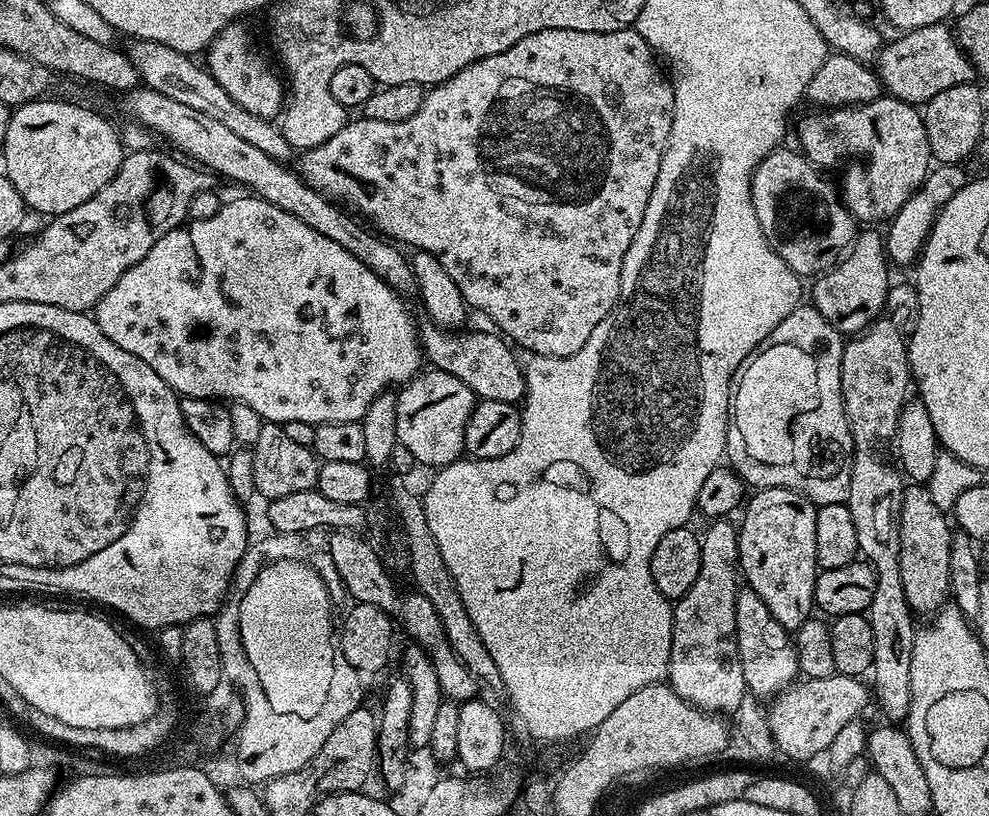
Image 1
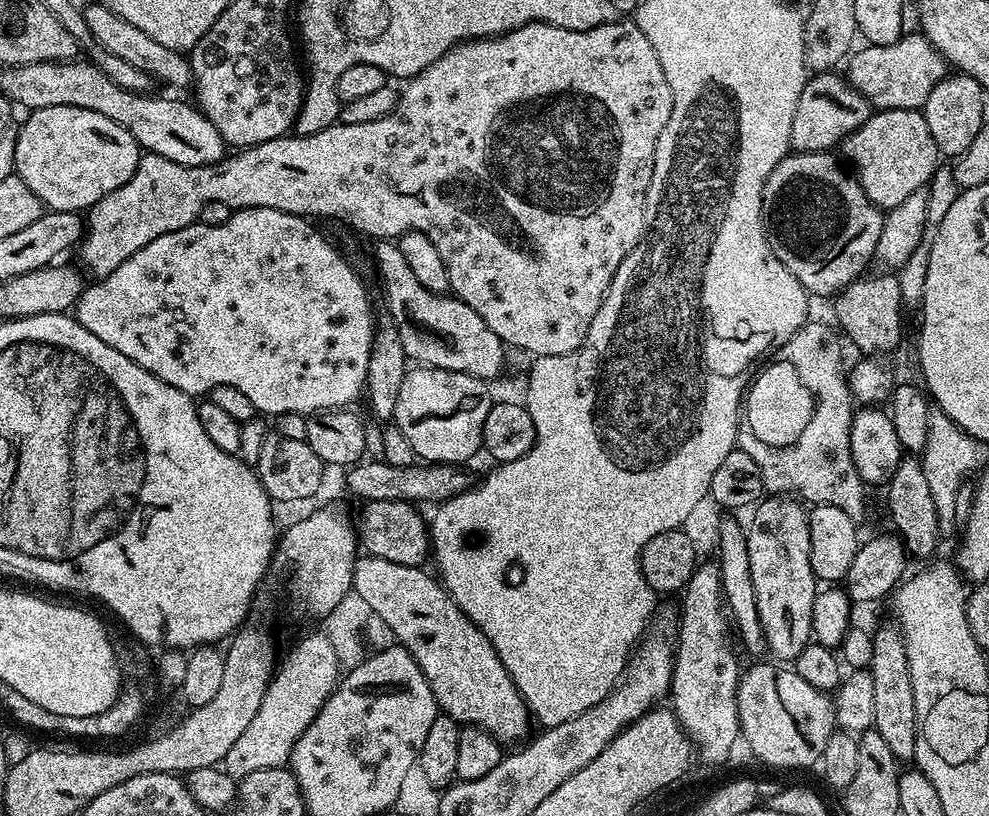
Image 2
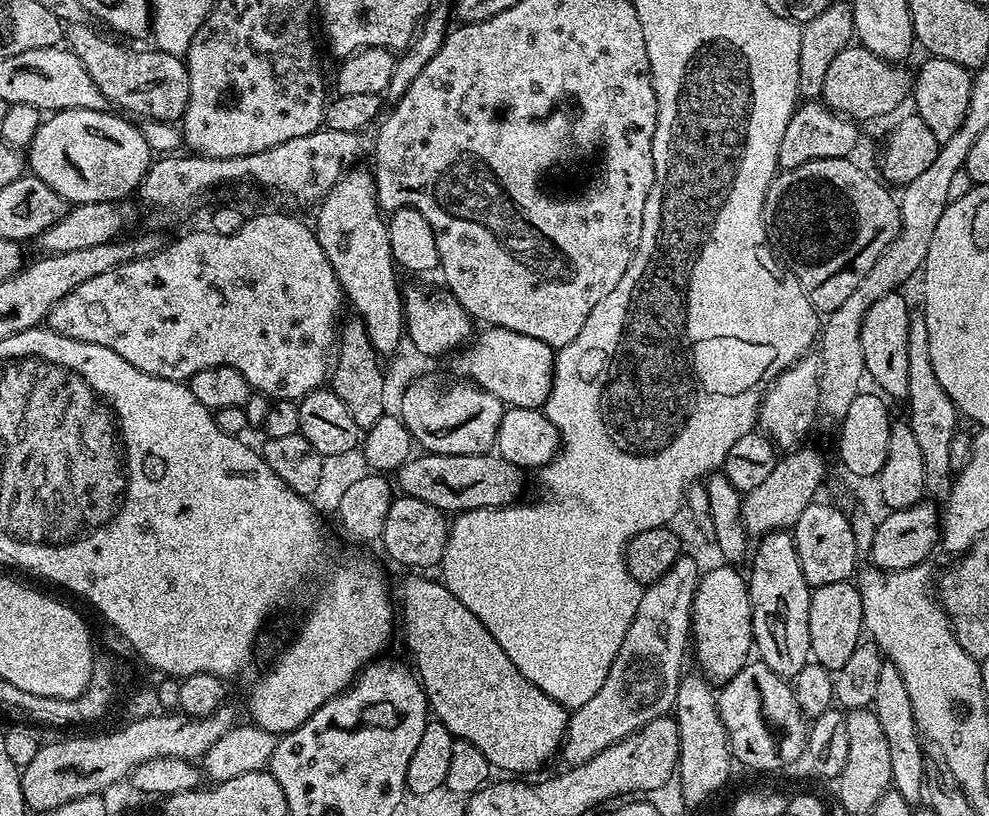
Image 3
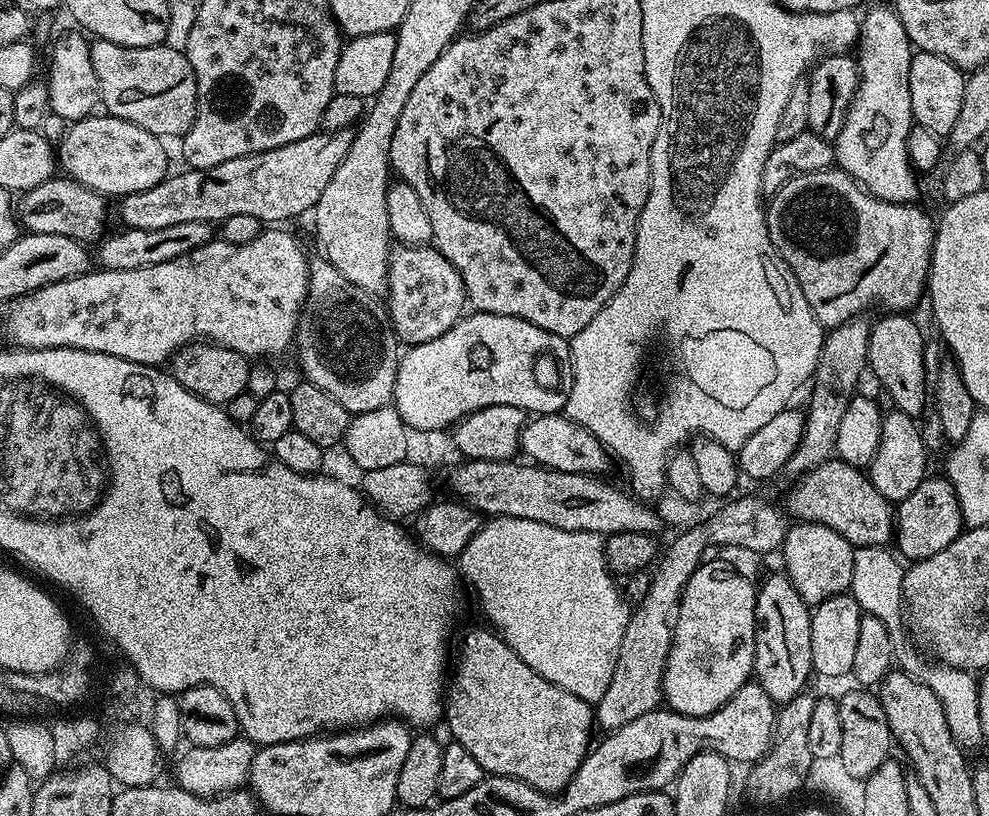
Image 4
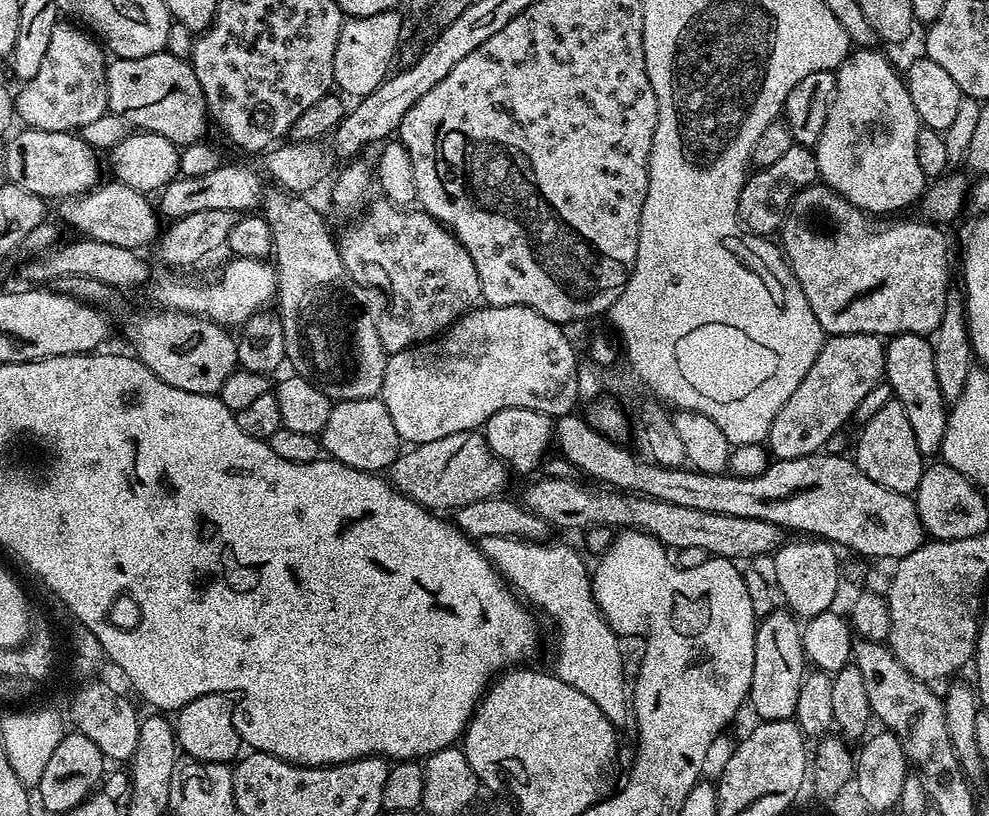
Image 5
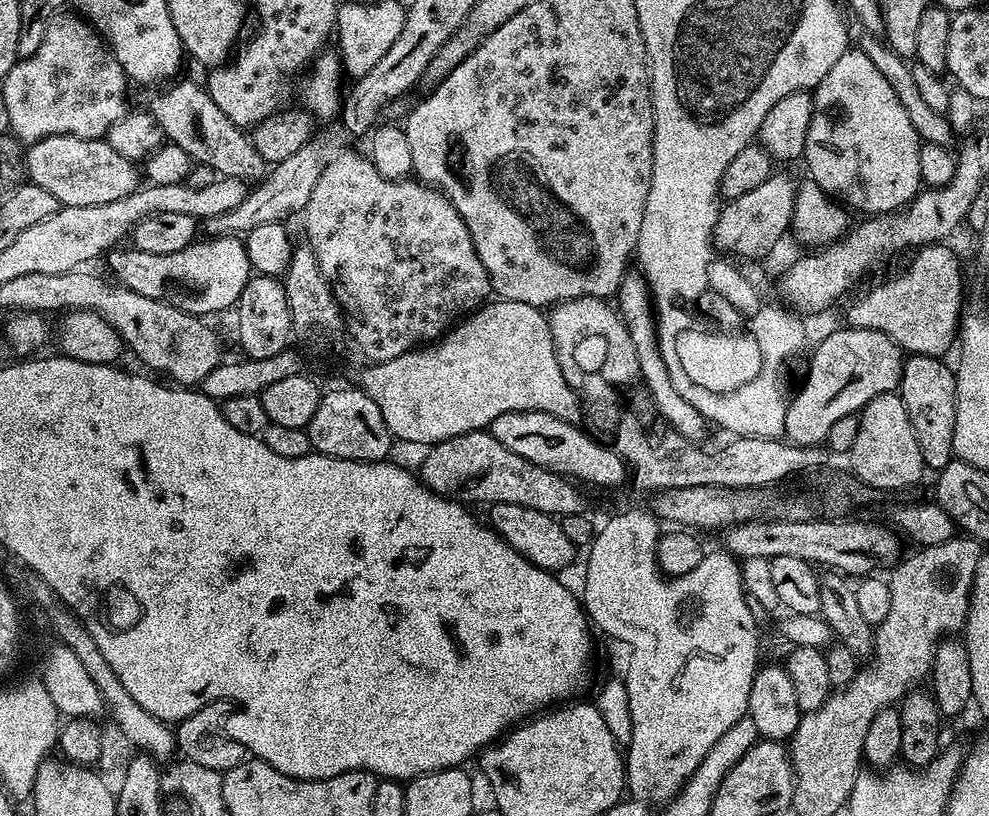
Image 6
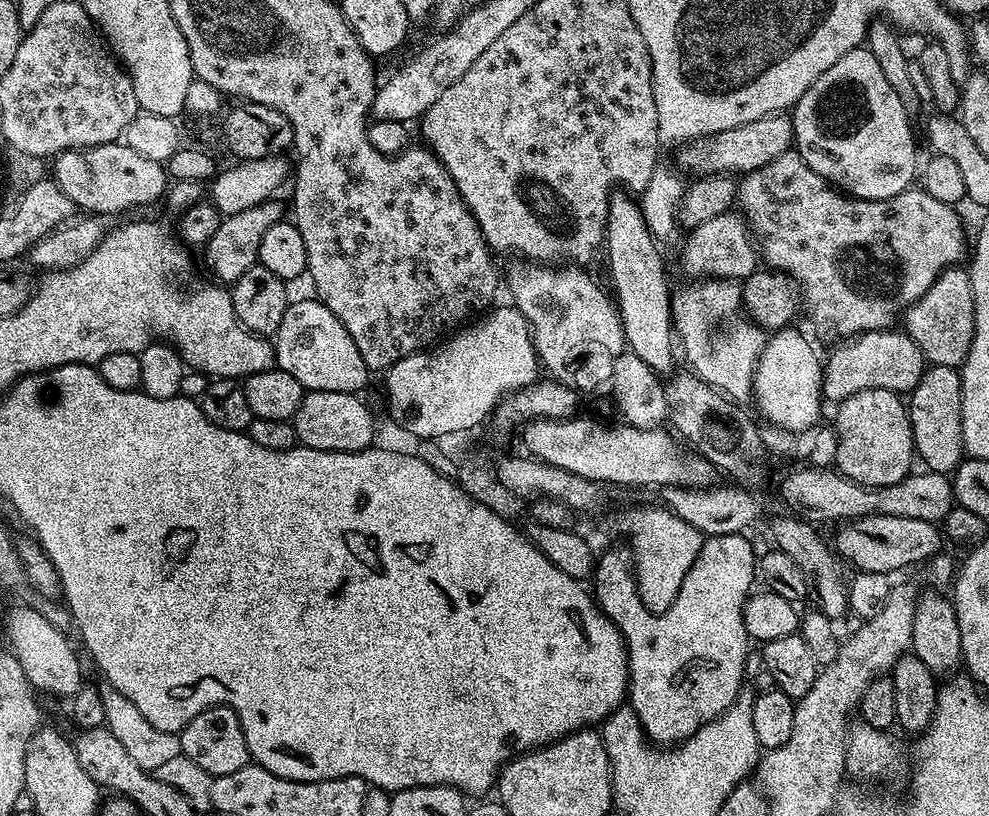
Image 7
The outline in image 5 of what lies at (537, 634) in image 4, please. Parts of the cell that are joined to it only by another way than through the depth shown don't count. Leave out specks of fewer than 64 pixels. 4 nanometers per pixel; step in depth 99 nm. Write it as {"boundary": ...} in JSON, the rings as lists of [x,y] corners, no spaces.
{"boundary":[[[495,536],[479,541],[478,547],[533,609],[541,608],[556,623],[554,675],[574,686],[574,690],[582,690],[582,694],[586,694],[586,698],[590,698],[590,702],[610,718],[617,730],[624,730],[630,724],[630,692],[626,684],[624,688],[621,641],[596,605],[589,565],[580,561],[579,554],[570,545],[548,543]]]}

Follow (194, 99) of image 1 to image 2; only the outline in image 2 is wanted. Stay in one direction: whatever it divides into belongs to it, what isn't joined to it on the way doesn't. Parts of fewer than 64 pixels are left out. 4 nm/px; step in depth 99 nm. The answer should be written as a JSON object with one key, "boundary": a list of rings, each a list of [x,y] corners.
{"boundary":[[[100,2],[100,4],[90,5],[89,8],[85,7],[83,14],[86,18],[86,26],[90,26],[90,34],[94,34],[97,44],[101,44],[110,54],[130,62],[130,66],[142,70],[153,81],[161,80],[172,88],[191,89],[193,87],[192,62],[185,53],[174,50],[170,46],[162,46],[162,42],[150,38],[150,34],[138,30],[138,26],[126,22],[126,18],[110,10],[107,3]]]}

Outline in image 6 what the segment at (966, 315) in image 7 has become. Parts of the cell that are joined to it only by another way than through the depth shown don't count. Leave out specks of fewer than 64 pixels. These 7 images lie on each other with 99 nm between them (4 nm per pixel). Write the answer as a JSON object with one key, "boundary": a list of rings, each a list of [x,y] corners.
{"boundary":[[[941,242],[939,244],[925,244],[924,247],[915,249],[915,251],[911,253],[912,261],[910,261],[897,276],[892,276],[889,280],[884,280],[881,284],[874,285],[869,292],[862,293],[861,296],[849,306],[847,323],[854,328],[869,328],[870,330],[878,330],[882,334],[886,334],[905,353],[918,356],[947,357],[947,352],[950,351],[951,348],[953,351],[954,345],[957,343],[958,333],[962,323],[962,315],[960,316],[960,311],[964,308],[964,276],[960,273],[960,260],[956,257],[955,250],[947,248],[948,246],[947,243]]]}

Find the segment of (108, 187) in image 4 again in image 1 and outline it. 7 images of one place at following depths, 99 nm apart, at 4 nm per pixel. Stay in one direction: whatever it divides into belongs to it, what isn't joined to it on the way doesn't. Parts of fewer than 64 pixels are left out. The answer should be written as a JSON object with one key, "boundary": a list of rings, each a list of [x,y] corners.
{"boundary":[[[45,98],[35,100],[29,104],[19,105],[12,112],[10,126],[6,126],[6,142],[2,145],[4,152],[3,175],[18,190],[18,194],[24,199],[25,205],[36,212],[45,212],[45,217],[61,216],[74,206],[82,206],[94,194],[118,174],[122,166],[126,149],[124,141],[120,139],[117,125],[112,125],[104,116],[83,108],[80,104],[67,104],[64,100],[52,100]]]}

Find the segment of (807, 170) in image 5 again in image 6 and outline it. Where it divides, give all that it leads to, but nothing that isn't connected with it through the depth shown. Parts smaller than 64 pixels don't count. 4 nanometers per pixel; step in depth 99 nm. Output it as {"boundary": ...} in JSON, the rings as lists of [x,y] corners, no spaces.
{"boundary":[[[776,170],[770,178],[766,178],[766,182],[762,182],[762,186],[727,201],[720,209],[720,217],[712,235],[717,249],[729,257],[741,256],[744,260],[760,260],[770,255],[776,243],[783,238],[784,232],[786,236],[792,227],[797,187],[798,180]]]}

